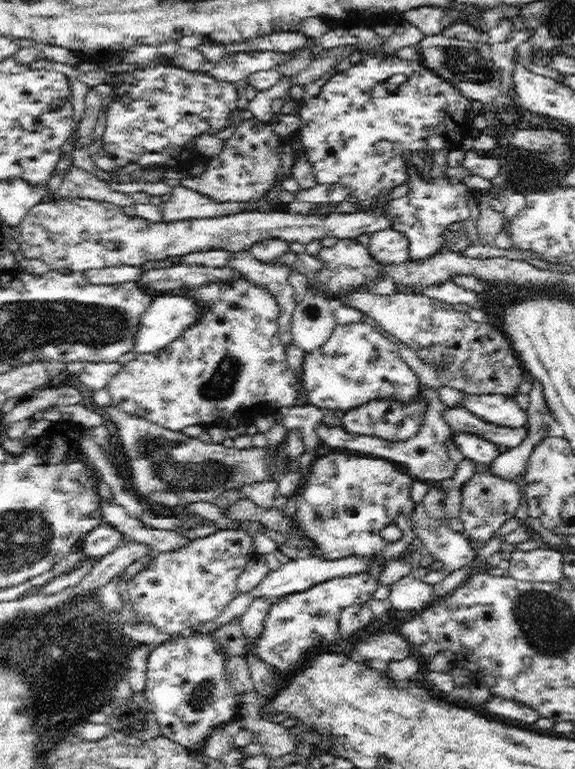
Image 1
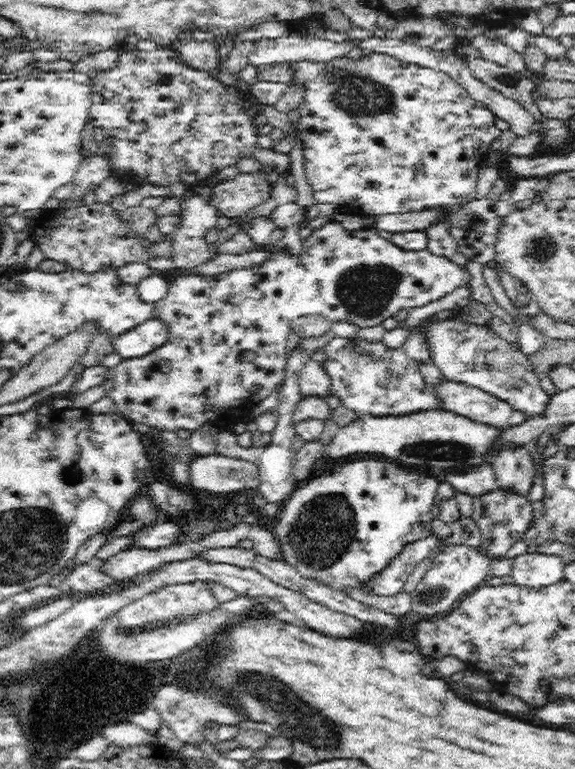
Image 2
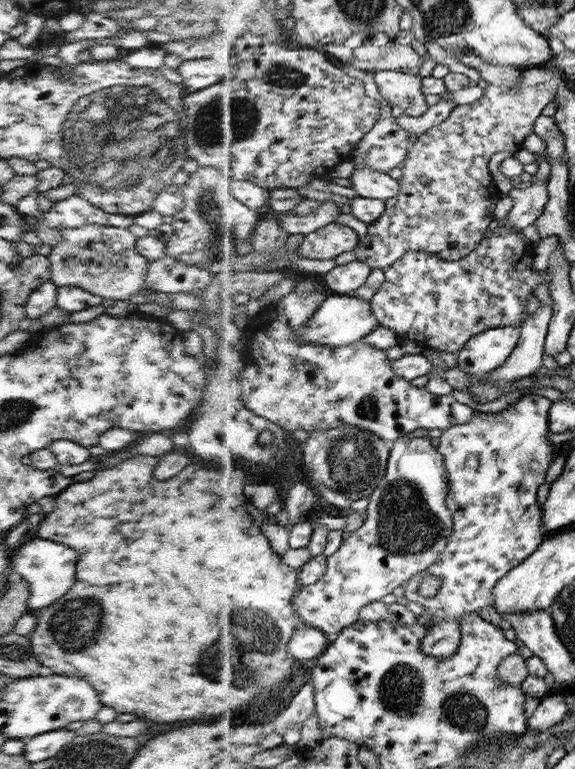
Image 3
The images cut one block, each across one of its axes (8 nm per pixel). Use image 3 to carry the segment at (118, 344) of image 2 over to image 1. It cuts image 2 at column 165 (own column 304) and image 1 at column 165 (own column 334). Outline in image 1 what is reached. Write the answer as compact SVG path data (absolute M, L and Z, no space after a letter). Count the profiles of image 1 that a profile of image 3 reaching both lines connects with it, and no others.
M182 296L156 297L142 314L134 334L132 351L150 354L176 340L198 318L198 305Z

